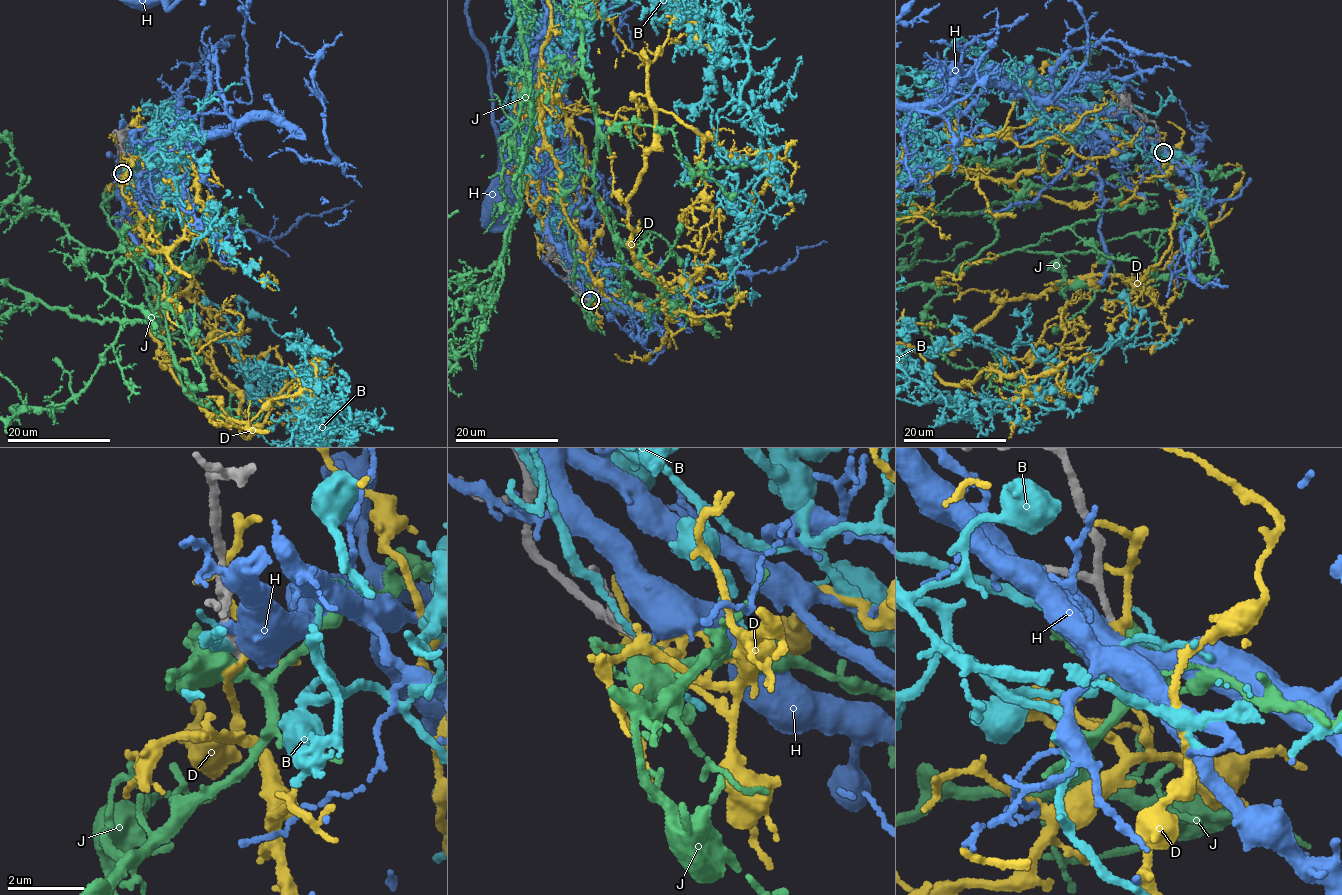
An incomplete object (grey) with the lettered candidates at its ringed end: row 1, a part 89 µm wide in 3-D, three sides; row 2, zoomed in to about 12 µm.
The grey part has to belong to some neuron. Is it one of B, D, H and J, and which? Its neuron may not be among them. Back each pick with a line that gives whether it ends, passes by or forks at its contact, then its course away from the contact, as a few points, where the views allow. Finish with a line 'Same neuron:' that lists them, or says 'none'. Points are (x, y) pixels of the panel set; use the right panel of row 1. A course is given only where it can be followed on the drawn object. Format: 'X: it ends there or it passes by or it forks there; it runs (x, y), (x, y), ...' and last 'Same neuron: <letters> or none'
J: it forks there
Same neuron: J

